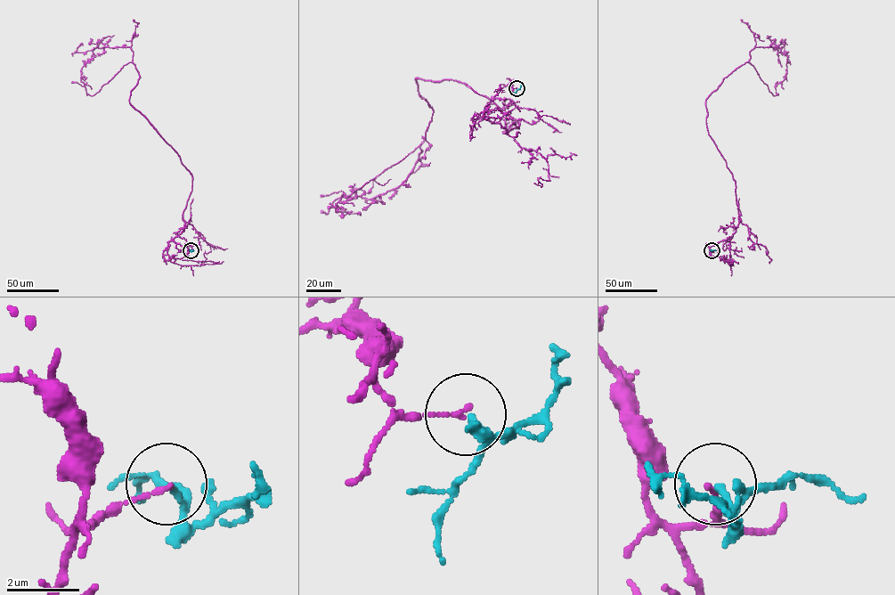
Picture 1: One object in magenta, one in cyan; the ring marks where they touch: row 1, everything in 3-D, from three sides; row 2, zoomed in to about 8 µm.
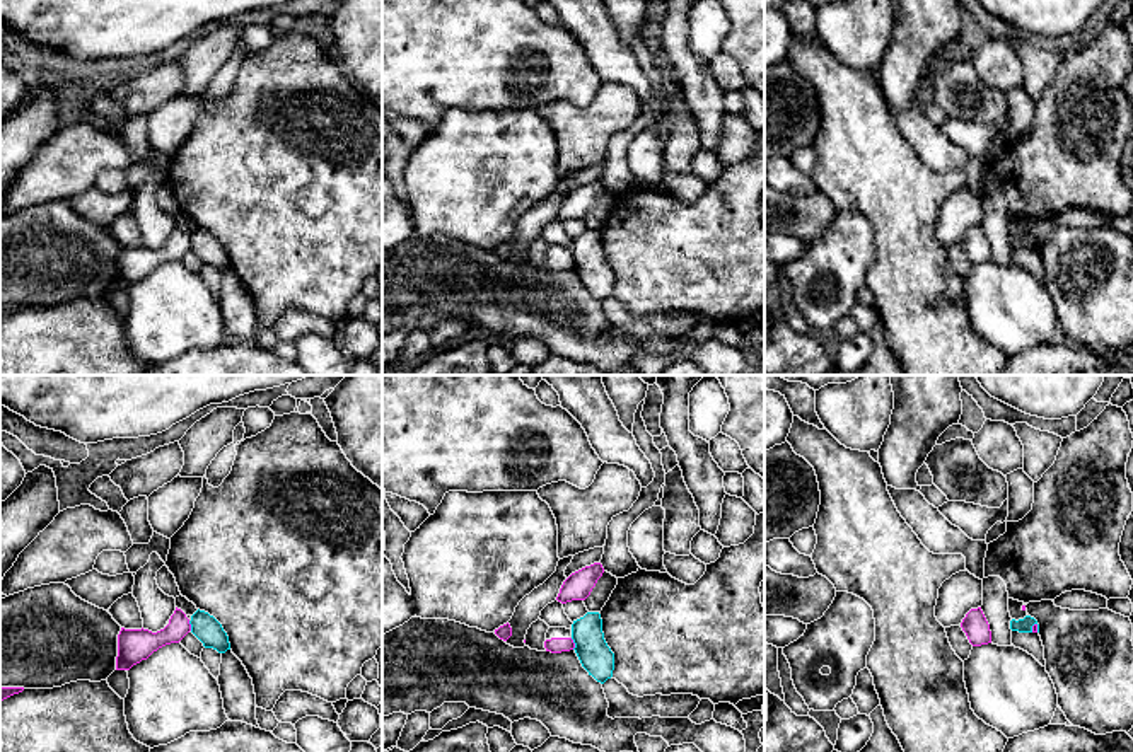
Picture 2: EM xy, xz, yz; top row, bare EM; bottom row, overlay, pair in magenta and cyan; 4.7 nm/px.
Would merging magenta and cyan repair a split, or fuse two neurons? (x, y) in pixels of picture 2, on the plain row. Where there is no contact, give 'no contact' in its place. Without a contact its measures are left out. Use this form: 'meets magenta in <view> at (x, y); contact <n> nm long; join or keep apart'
meets magenta in xz at (574, 261); contact 60 nm long; keep apart

